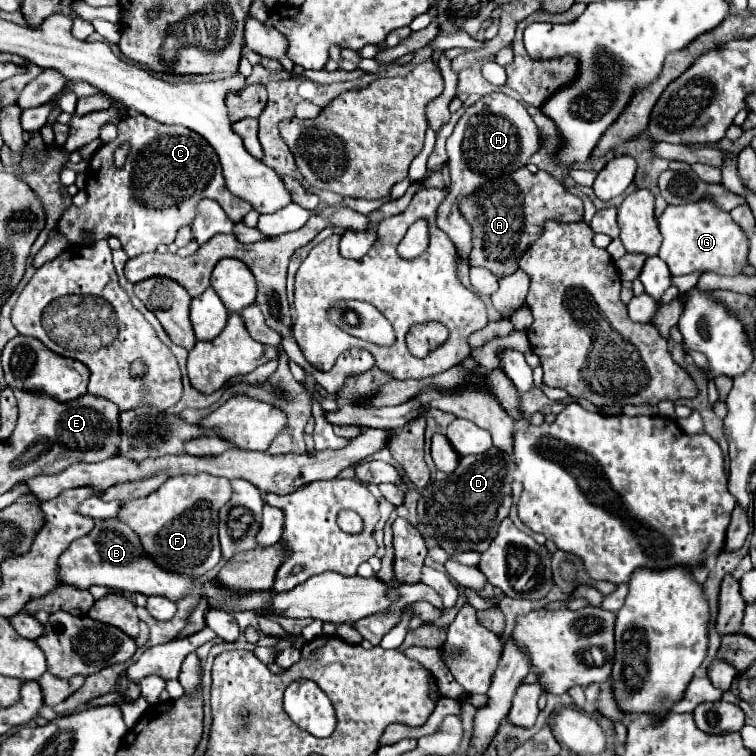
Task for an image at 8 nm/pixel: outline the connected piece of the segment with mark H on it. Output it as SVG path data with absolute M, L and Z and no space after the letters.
M494 92L490 96L484 96L474 106L466 108L464 116L456 124L452 136L448 138L446 150L448 150L448 170L450 170L450 186L448 194L438 206L436 212L436 224L456 246L456 252L460 258L468 260L472 250L472 230L468 228L466 220L462 220L456 204L460 198L468 196L484 180L492 180L496 176L504 176L508 172L514 172L516 168L526 166L528 158L538 152L542 146L542 132L534 124L532 116L526 112L526 108L514 100L508 98L502 92Z

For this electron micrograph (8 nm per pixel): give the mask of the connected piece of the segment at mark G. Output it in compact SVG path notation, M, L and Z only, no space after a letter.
M710 198L684 206L668 206L658 220L664 236L660 246L660 258L668 264L674 276L692 272L716 272L722 276L736 276L740 268L748 264L748 238L740 232L740 226L730 220L728 212L720 212Z

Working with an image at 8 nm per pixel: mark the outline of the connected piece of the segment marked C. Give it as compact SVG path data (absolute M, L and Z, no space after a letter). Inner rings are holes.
M132 114L124 120L118 122L118 136L116 140L102 144L92 160L88 162L88 170L86 170L86 194L88 194L88 202L80 208L70 206L64 216L58 222L58 232L66 236L66 240L70 244L82 244L84 236L92 236L94 240L100 238L118 238L122 242L124 252L128 254L128 258L136 258L140 254L146 252L156 252L156 248L160 244L172 244L172 242L160 242L160 240L168 240L168 238L176 238L178 230L180 230L180 220L182 220L182 212L178 208L178 200L174 198L174 190L182 190L186 188L186 184L182 182L168 182L164 176L188 176L188 226L192 224L194 216L196 216L196 204L200 202L200 198L212 198L216 202L220 202L220 206L224 208L224 212L228 214L228 218L236 224L242 222L242 218L250 212L248 202L244 200L236 200L224 182L222 176L222 166L218 160L218 154L214 152L214 148L196 132L192 132L190 128L184 126L168 126L168 124L160 124L144 114ZM124 140L128 140L132 144L132 152L128 156L128 162L122 170L118 170L112 160L114 160L114 150L118 148L118 144L122 144Z

